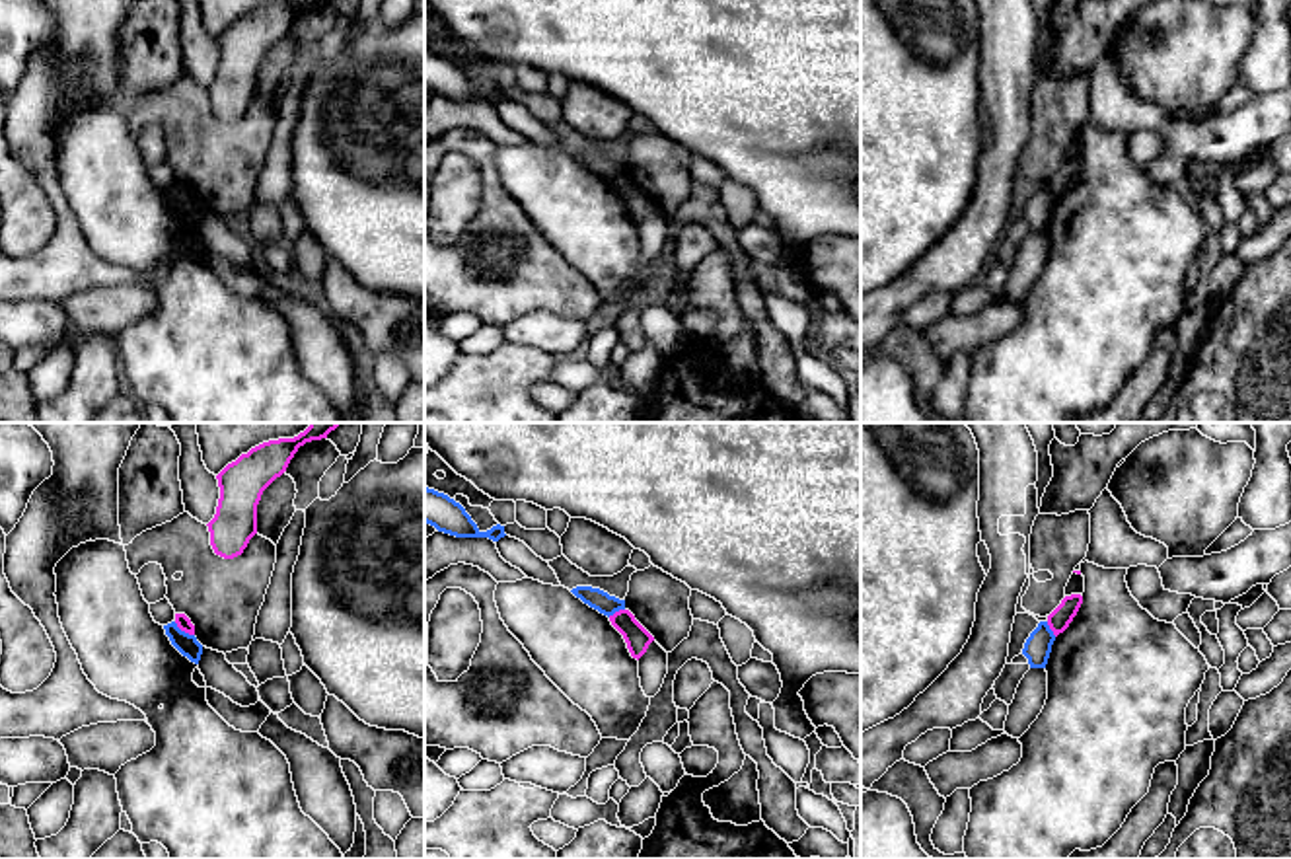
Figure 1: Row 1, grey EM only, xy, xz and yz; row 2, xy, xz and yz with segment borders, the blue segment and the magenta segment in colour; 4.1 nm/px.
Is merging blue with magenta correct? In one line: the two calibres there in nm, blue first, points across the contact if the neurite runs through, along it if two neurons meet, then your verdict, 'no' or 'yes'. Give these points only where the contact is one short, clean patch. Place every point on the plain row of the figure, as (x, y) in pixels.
90/60 nm | along xy (174, 186), (193, 199) | no

